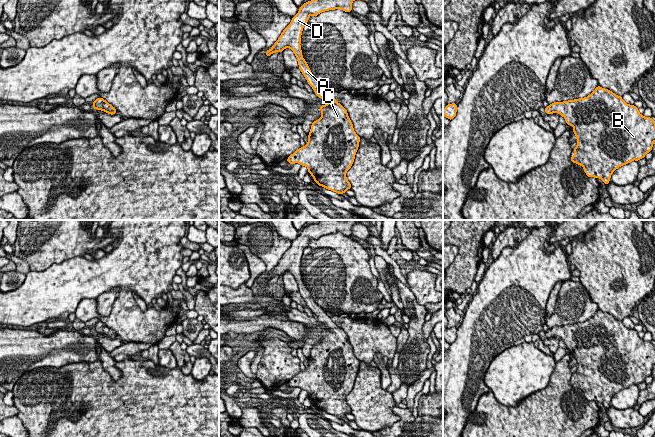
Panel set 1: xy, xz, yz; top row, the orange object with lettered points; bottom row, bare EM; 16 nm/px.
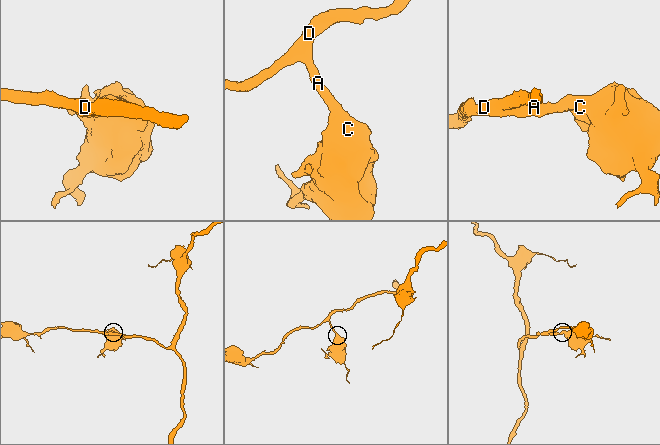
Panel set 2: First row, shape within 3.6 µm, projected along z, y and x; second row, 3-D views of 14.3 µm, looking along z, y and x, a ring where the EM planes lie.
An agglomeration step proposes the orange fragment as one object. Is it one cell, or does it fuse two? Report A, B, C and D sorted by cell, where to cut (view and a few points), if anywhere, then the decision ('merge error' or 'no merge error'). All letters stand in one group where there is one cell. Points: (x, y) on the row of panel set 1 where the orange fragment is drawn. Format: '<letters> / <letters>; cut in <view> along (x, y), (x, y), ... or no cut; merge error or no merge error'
A B C D; no cut; no merge error

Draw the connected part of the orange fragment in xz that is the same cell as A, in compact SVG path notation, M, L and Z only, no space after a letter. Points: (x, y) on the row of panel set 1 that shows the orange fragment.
M311 0L304 3L299 12L292 17L291 23L283 30L279 39L266 56L290 48L297 57L299 69L319 98L327 101L319 106L321 118L313 121L308 143L300 147L286 160L291 165L299 163L308 168L314 181L338 194L346 193L351 184L346 172L351 168L359 147L360 137L355 133L347 110L337 102L331 93L311 73L301 51L301 34L311 15L334 9L352 11L354 0Z

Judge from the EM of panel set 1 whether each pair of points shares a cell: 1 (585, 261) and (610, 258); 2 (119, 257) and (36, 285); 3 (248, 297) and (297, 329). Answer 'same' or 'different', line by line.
1: same
2: same
3: different

